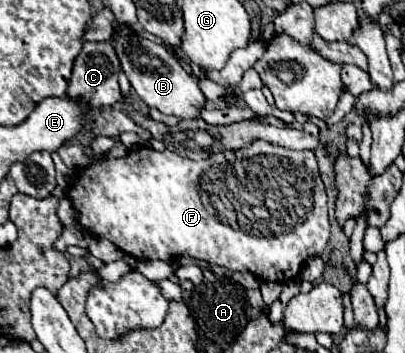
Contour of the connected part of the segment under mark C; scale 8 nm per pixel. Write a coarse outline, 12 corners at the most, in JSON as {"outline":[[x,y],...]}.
{"outline":[[85,41],[67,95],[91,107],[121,99],[111,41]]}

